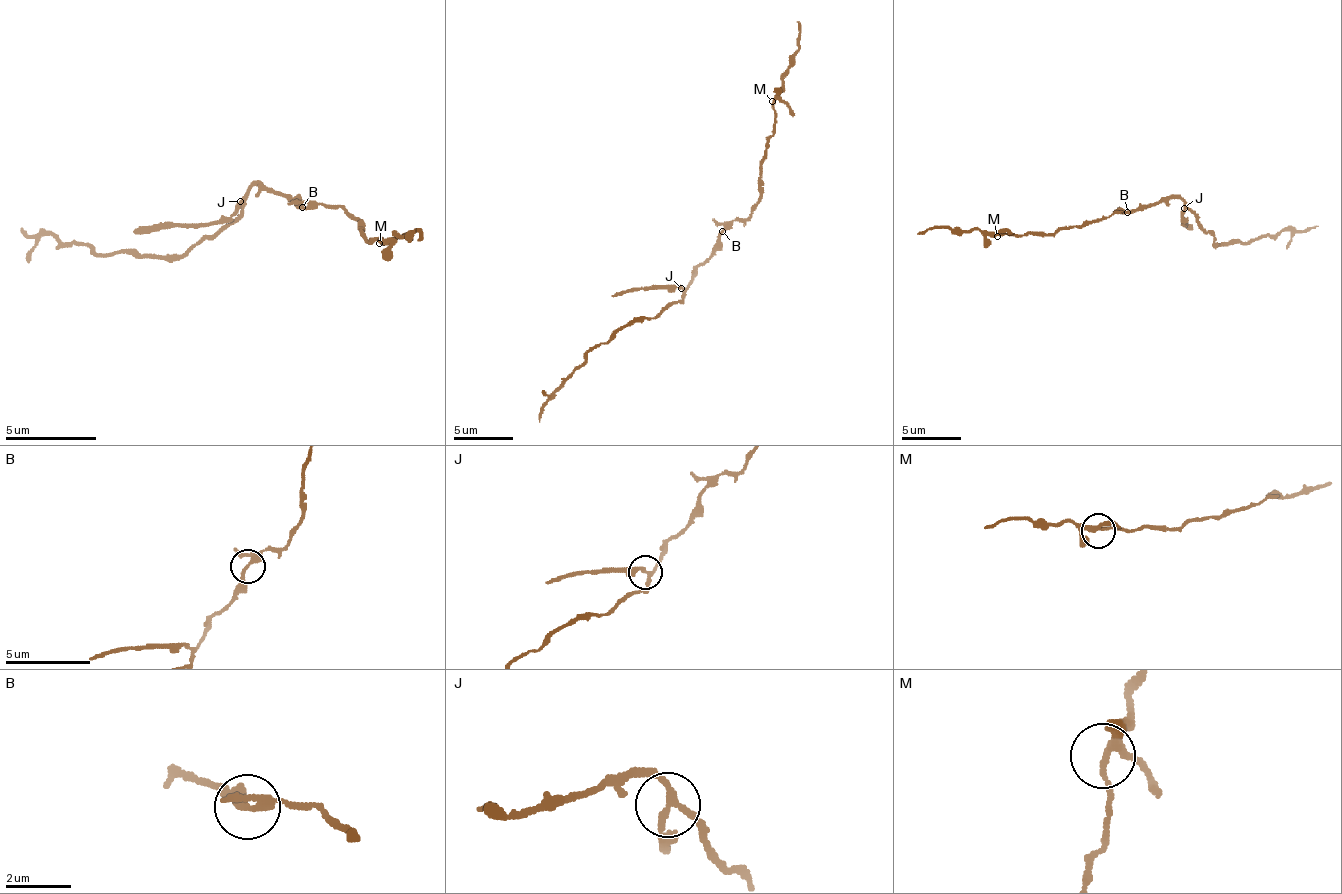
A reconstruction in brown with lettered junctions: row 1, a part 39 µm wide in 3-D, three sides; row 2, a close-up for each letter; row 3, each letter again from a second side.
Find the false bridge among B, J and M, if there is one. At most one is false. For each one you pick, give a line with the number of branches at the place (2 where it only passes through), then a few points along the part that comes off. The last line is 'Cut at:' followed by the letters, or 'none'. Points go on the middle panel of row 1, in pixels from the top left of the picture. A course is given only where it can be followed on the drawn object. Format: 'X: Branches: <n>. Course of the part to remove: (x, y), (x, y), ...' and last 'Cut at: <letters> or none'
J: Branches: 3. Course of the part to remove: (681, 287), (630, 287), (612, 296)
Cut at: J

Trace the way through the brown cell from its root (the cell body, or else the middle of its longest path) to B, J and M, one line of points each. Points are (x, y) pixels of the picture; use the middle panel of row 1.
B: (716, 249), (716, 240), (722, 231)
J: (716, 249), (695, 270), (692, 282), (687, 287), (681, 287)
M: (716, 249), (719, 234), (734, 219), (746, 219), (761, 196), (761, 160), (767, 139), (775, 124), (772, 101)

